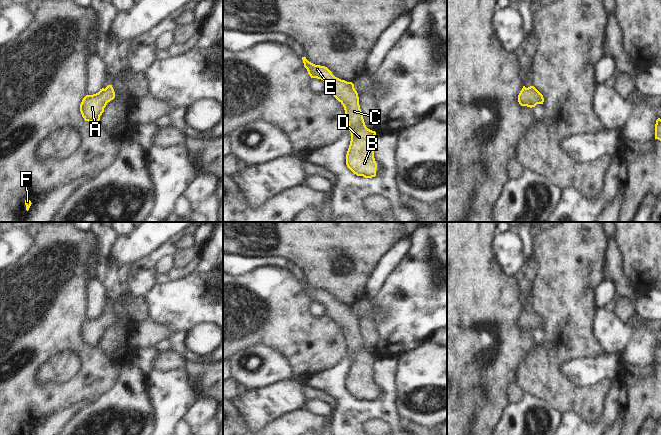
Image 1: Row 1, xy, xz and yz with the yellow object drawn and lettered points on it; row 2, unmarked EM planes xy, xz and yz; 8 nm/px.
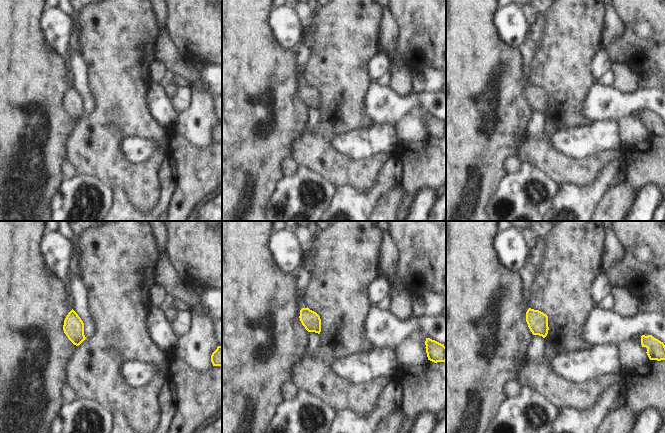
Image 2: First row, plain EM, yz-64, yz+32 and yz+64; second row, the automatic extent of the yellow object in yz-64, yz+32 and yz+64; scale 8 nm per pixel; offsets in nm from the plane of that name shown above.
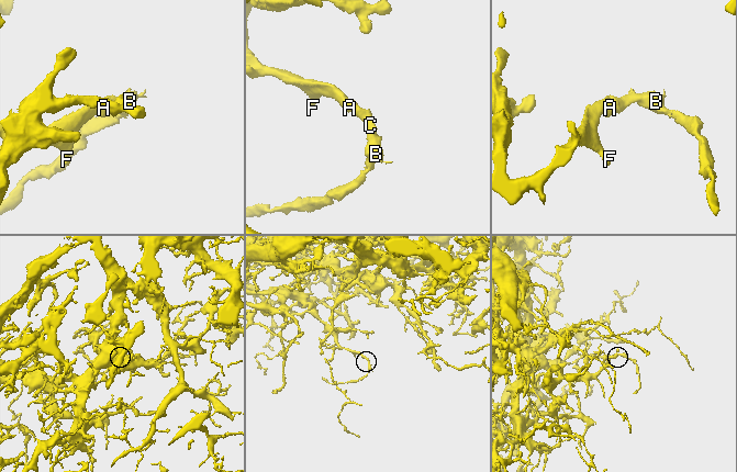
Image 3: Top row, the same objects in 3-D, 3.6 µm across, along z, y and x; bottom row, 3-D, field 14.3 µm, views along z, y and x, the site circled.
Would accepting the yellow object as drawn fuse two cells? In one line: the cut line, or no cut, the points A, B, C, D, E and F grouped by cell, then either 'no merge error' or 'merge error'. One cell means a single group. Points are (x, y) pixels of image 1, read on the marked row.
no cut | A B C D E F | no merge error

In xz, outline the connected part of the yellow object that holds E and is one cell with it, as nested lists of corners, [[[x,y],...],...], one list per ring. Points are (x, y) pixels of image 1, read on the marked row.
[[[302,57],[304,67],[311,78],[326,82],[326,91],[332,94],[344,107],[351,141],[346,154],[347,167],[357,176],[376,176],[377,163],[374,158],[375,131],[365,125],[359,105],[358,93],[352,82],[335,77],[325,66],[315,65]]]

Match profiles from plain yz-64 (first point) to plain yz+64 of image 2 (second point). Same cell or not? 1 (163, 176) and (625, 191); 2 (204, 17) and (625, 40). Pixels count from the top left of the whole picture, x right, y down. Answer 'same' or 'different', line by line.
1: different
2: same

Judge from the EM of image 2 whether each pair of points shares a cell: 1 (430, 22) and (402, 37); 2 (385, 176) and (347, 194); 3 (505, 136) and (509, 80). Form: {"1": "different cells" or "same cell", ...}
{"1": "same cell", "2": "same cell", "3": "same cell"}

